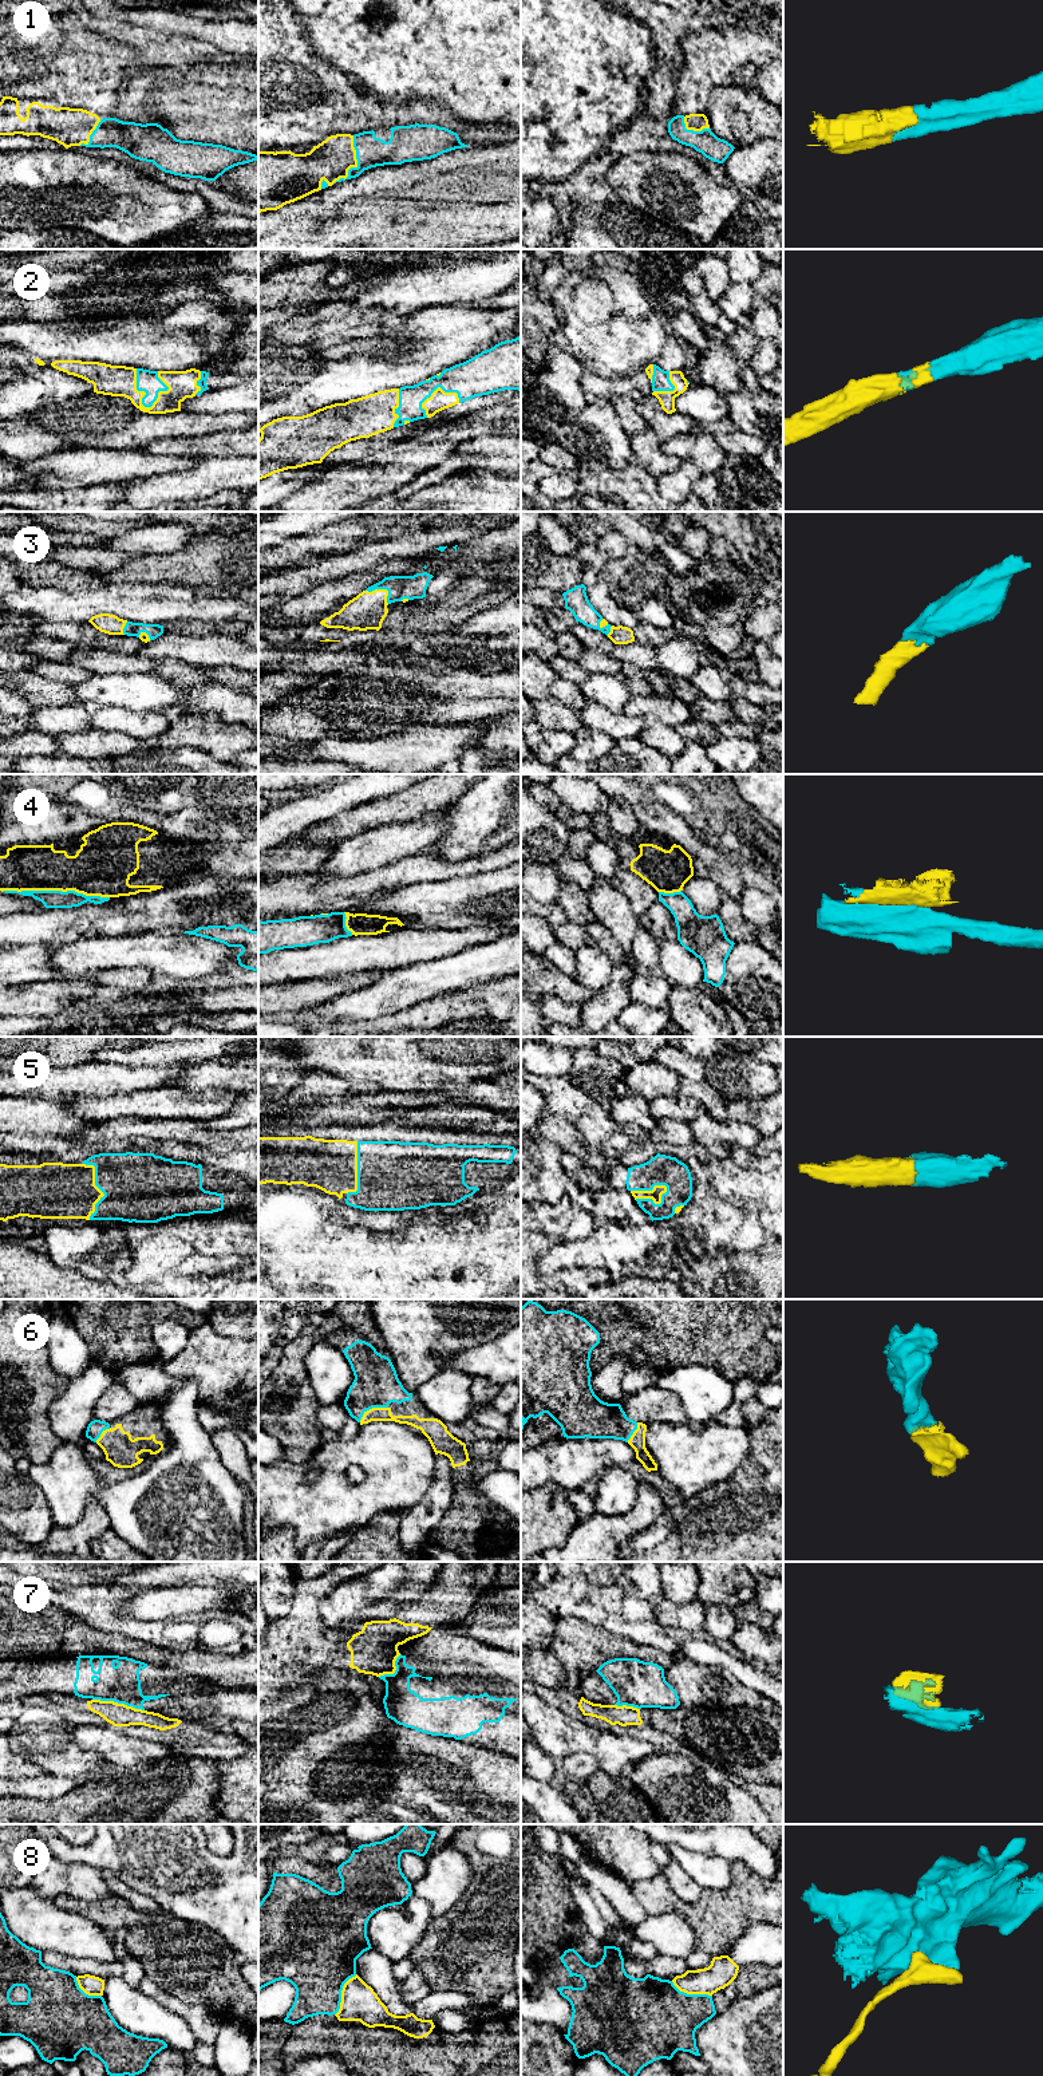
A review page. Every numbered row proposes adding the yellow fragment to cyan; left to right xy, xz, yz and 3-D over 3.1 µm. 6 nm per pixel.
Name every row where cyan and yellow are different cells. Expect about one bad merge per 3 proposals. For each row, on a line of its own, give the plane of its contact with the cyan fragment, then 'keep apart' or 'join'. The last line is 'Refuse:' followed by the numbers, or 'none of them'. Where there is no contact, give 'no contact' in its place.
1: meets cyan in xz; join
2: meets cyan in xy; join
3: meets cyan in xz; join
4: meets cyan in xy; keep apart
5: meets cyan in yz; join
6: meets cyan in xz; join
7: meets cyan in xy; keep apart
8: meets cyan in xz; keep apart
Refuse: 4, 7, 8

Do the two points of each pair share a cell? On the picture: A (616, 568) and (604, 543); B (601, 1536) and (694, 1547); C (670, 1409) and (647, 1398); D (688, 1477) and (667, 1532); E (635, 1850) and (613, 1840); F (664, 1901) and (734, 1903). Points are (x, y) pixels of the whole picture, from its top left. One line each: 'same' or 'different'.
A: different
B: different
C: same
D: different
E: same
F: same

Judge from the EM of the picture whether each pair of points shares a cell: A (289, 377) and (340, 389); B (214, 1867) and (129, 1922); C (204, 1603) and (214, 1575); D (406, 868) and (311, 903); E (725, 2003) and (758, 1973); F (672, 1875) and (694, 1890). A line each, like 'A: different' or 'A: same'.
A: same
B: different
C: different
D: same
E: same
F: same

